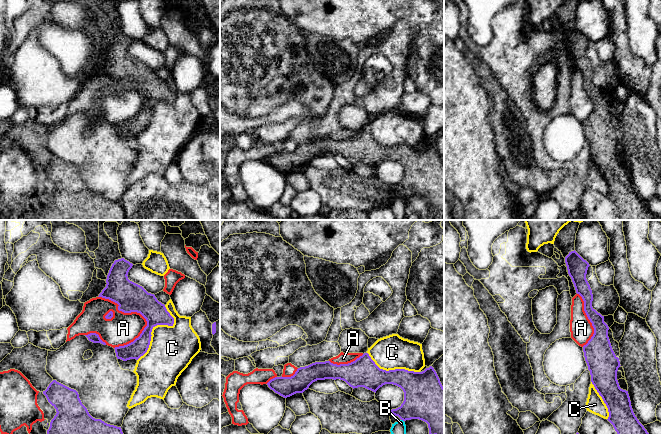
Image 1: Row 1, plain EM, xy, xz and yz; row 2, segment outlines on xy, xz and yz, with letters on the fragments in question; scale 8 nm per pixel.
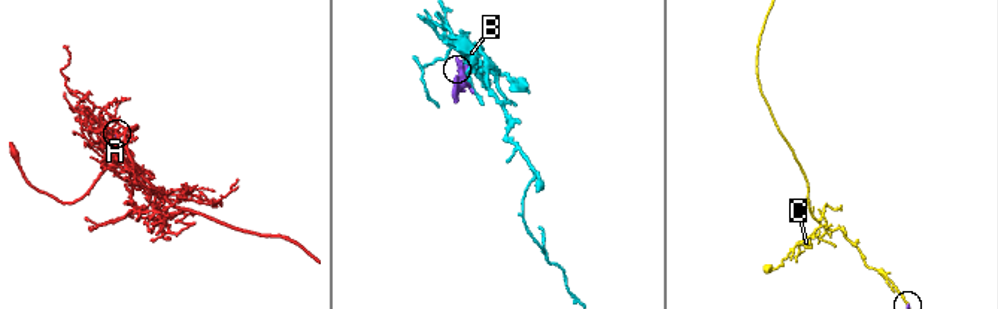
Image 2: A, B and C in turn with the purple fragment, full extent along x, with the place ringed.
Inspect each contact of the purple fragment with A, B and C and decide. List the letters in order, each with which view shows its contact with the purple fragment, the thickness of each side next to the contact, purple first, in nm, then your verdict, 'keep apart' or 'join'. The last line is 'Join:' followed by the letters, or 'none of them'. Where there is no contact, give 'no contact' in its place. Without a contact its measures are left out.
A: meets purple in xy; 240 nm thick on the purple side, 260 nm on the other; keep apart
B: meets purple in xz; 340 nm thick on the purple side, 110 nm on the other; keep apart
C: meets purple in xy; 190 nm thick on the purple side, 360 nm on the other; keep apart
Join: none of them

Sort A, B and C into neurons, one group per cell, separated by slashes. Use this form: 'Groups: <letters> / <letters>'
Groups: A / B / C

